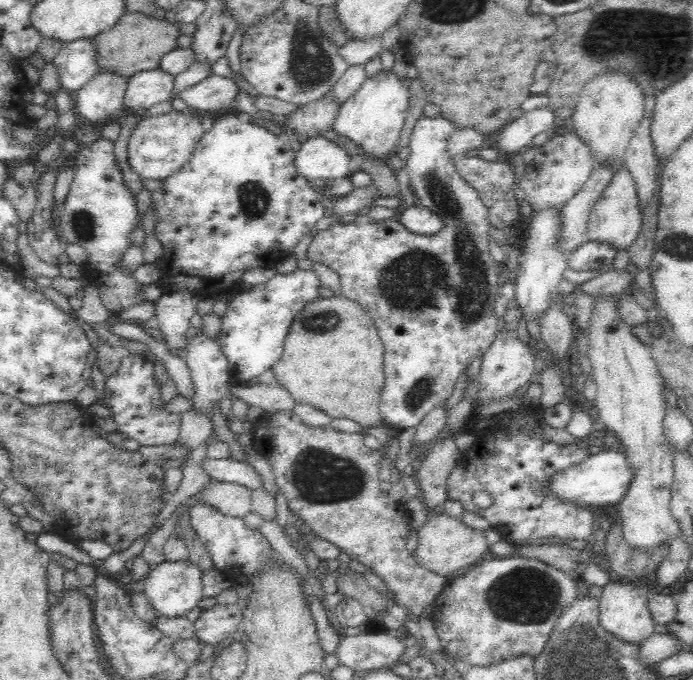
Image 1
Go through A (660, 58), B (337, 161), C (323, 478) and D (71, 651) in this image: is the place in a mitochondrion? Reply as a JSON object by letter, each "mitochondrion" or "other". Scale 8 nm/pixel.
{"A":"mitochondrion","B":"other","C":"mitochondrion","D":"mitochondrion"}

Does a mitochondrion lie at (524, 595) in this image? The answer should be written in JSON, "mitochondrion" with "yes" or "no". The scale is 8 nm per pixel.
{"mitochondrion":"yes"}

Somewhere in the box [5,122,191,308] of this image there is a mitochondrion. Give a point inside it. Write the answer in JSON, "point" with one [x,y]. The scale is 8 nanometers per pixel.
{"point":[83,224]}

